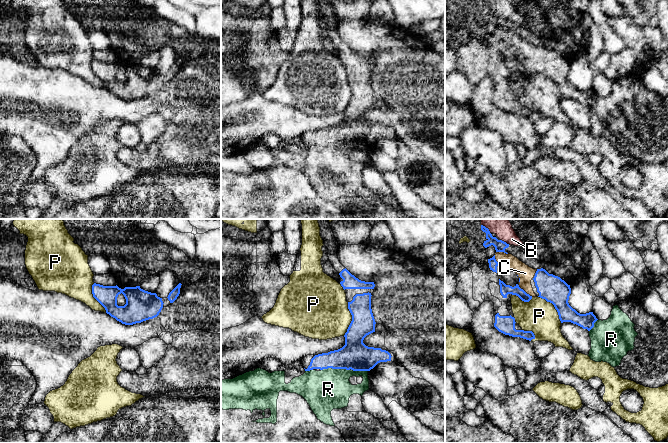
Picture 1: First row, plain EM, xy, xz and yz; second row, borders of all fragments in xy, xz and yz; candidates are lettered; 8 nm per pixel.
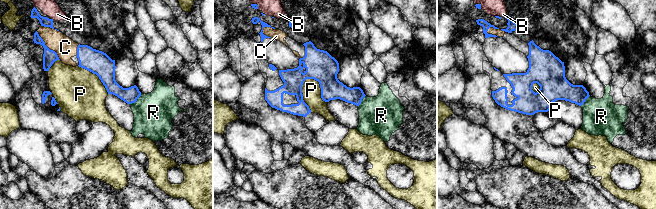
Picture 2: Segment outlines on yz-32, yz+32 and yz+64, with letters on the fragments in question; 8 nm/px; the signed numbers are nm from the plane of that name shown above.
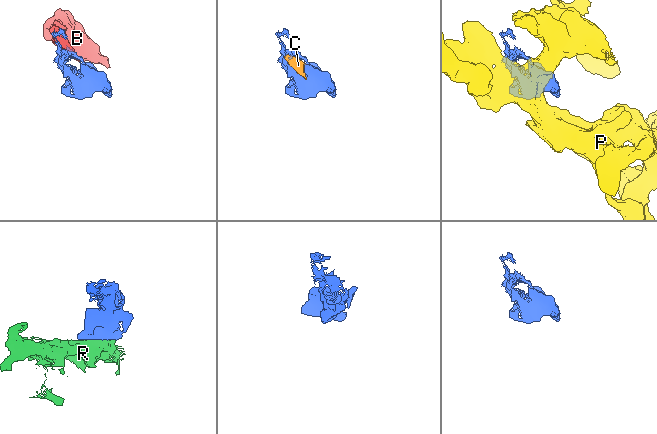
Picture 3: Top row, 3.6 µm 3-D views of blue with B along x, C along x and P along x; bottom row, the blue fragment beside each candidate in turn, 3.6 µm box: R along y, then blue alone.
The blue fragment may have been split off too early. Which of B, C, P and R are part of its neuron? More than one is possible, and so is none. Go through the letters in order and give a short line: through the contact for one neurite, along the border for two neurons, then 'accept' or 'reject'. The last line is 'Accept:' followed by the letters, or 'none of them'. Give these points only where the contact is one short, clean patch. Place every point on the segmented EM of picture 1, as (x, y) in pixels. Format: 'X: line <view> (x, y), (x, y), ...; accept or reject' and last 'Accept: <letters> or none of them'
B: line yz (500, 239), (508, 244); reject
C: accept
P: reject
R: accept
Accept: C, R

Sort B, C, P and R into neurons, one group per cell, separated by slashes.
B / C R / P

